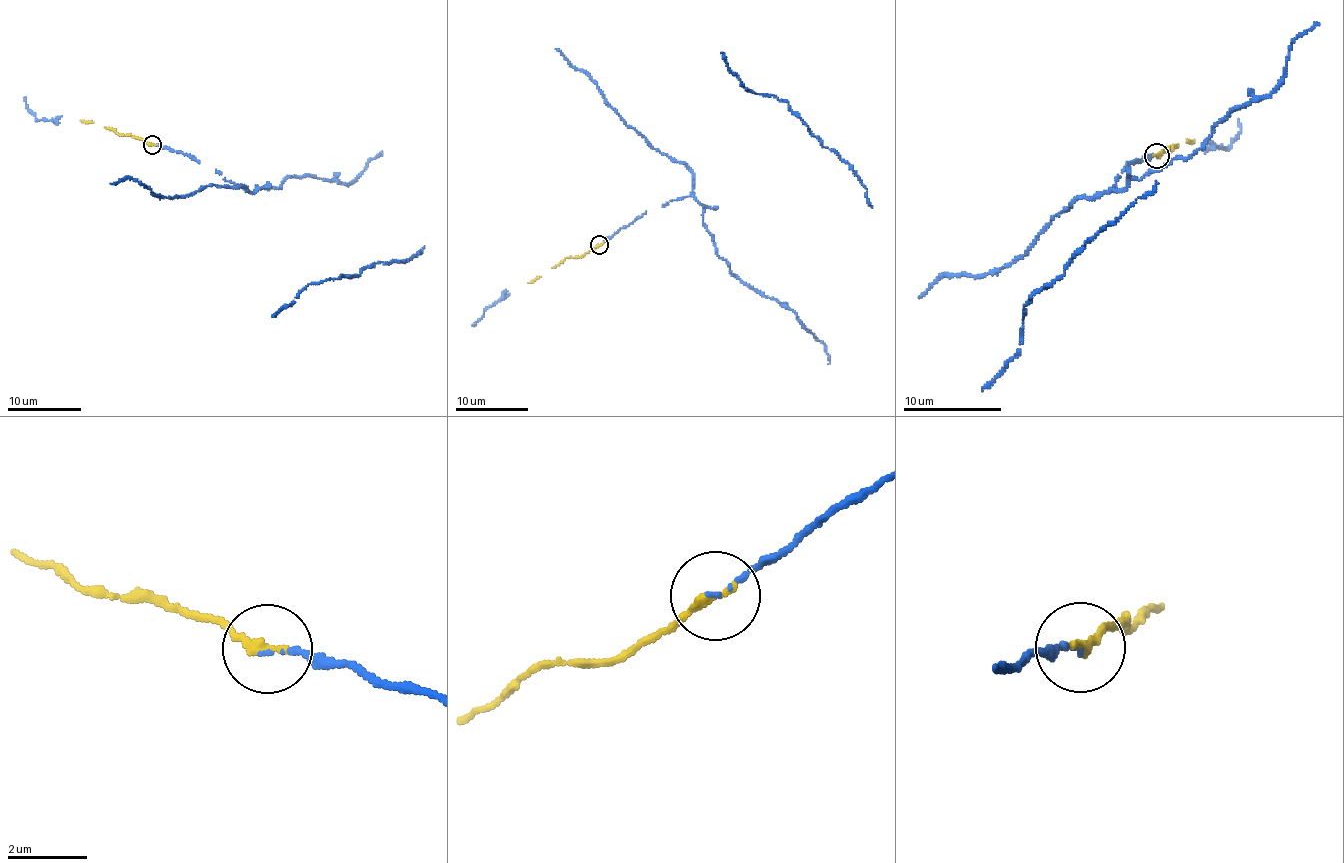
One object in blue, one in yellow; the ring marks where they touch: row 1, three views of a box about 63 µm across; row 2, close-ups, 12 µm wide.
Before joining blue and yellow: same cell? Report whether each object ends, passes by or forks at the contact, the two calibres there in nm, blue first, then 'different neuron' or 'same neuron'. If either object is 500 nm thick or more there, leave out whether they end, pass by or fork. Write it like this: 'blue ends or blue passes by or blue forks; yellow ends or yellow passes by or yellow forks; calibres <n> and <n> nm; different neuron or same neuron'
blue ends; yellow ends; calibres 90 and 260 nm; same neuron

